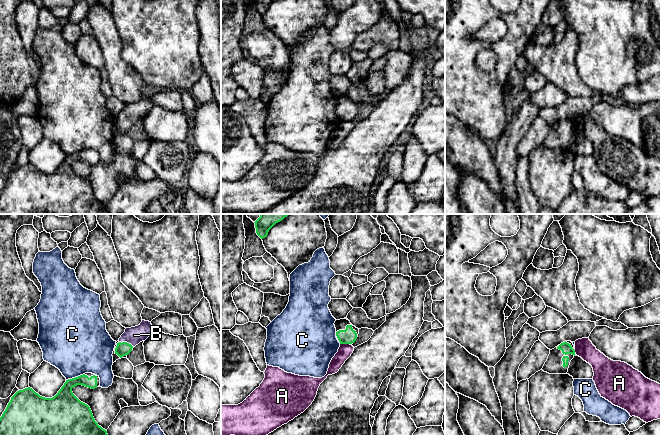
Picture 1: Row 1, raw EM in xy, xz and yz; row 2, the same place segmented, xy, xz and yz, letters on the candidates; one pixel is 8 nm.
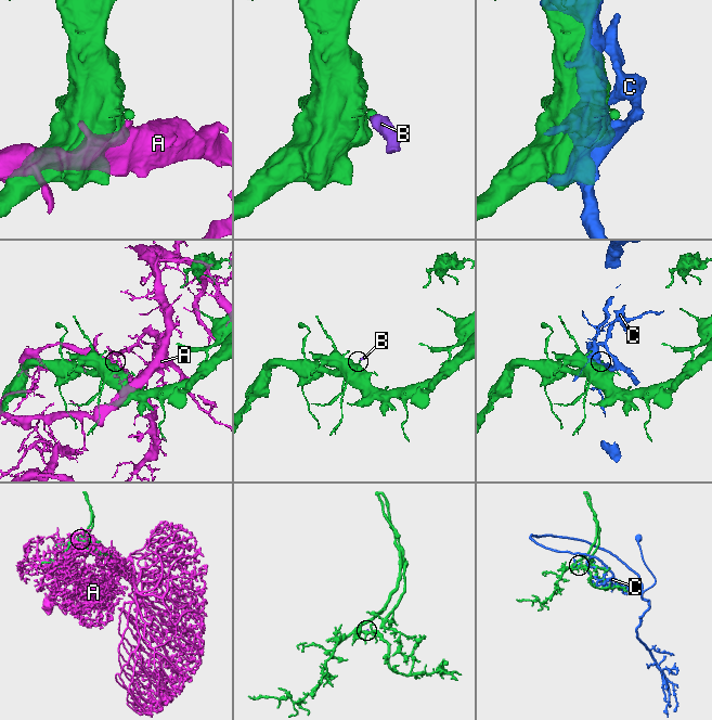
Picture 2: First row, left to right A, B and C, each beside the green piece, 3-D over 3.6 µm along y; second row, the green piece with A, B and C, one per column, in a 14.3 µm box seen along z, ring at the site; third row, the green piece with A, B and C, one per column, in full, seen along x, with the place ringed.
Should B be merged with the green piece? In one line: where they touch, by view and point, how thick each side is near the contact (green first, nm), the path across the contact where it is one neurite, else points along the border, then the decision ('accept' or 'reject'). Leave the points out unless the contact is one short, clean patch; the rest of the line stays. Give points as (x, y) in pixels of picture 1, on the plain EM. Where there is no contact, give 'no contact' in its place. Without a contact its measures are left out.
contact xy (126, 118); calibres 110 and 140 nm; way xy (122, 125), (126, 118), (134, 111); accept

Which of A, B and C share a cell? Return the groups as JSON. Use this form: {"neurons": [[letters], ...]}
{"neurons": [["A"], ["B"], ["C"]]}

